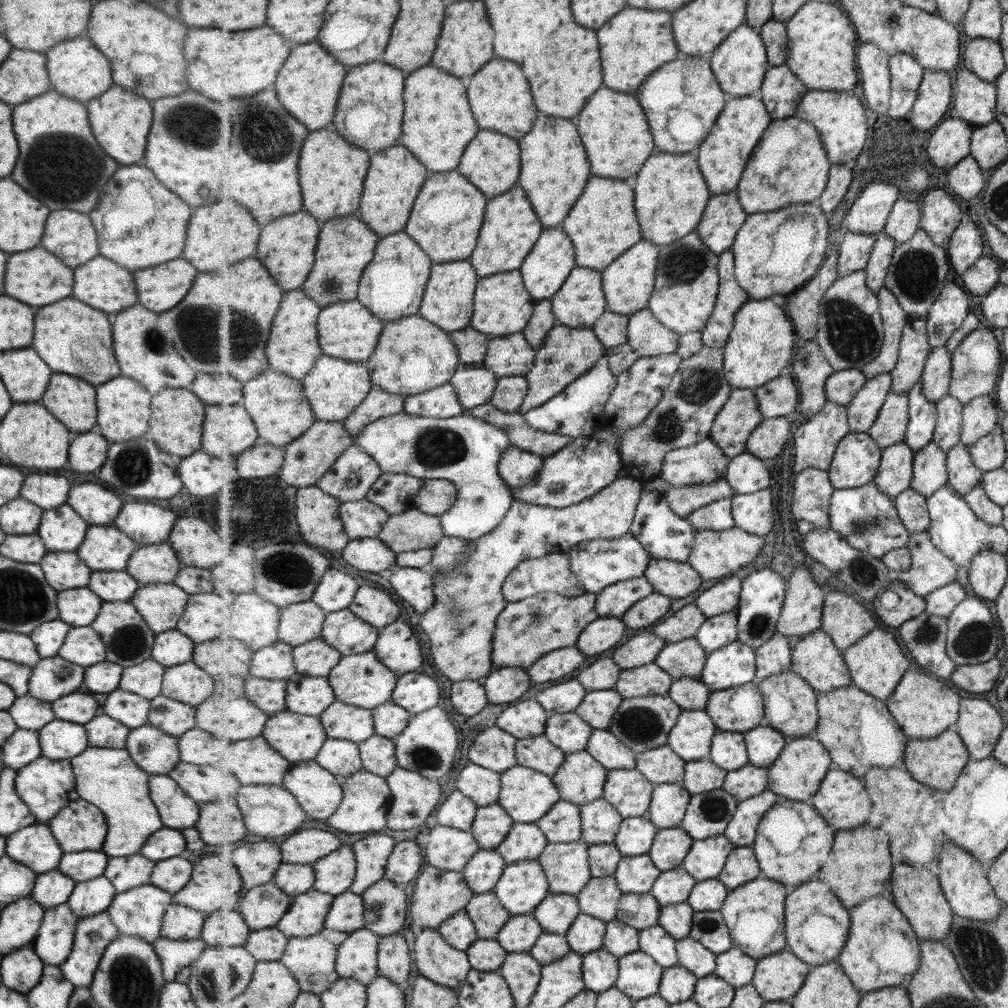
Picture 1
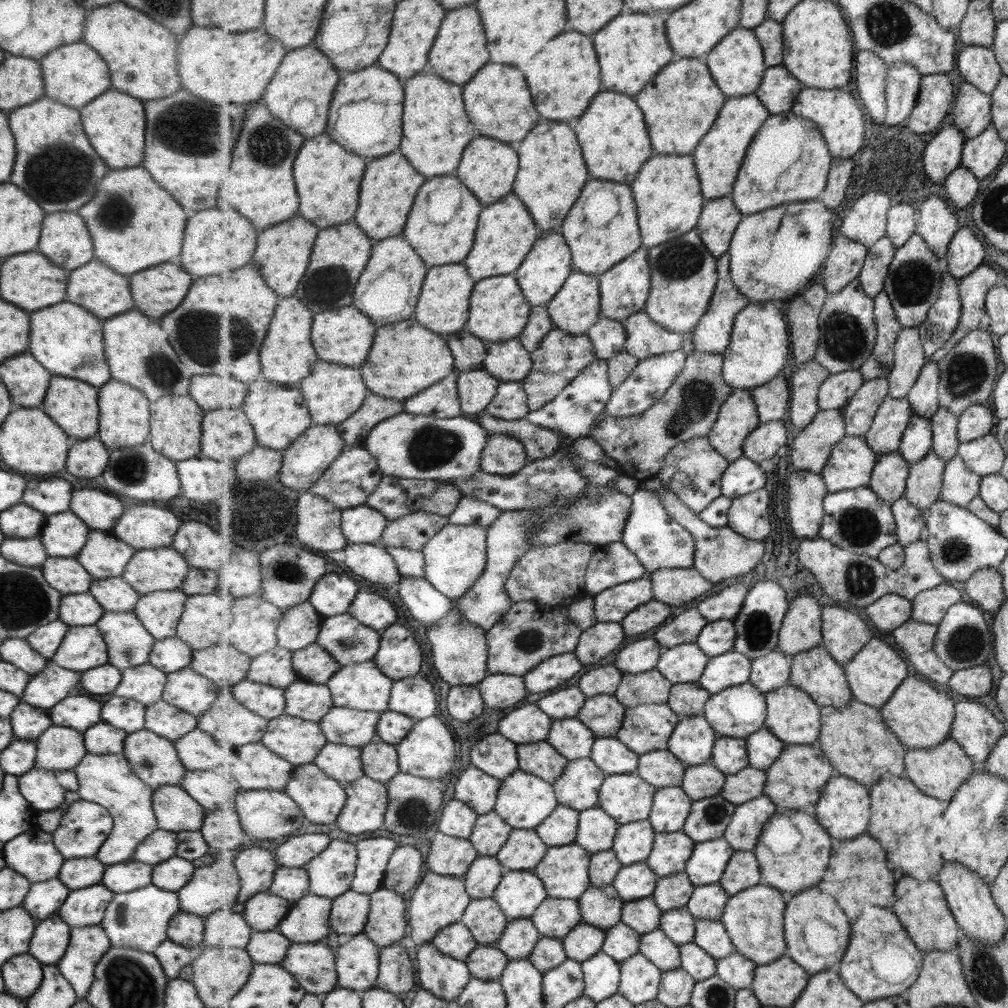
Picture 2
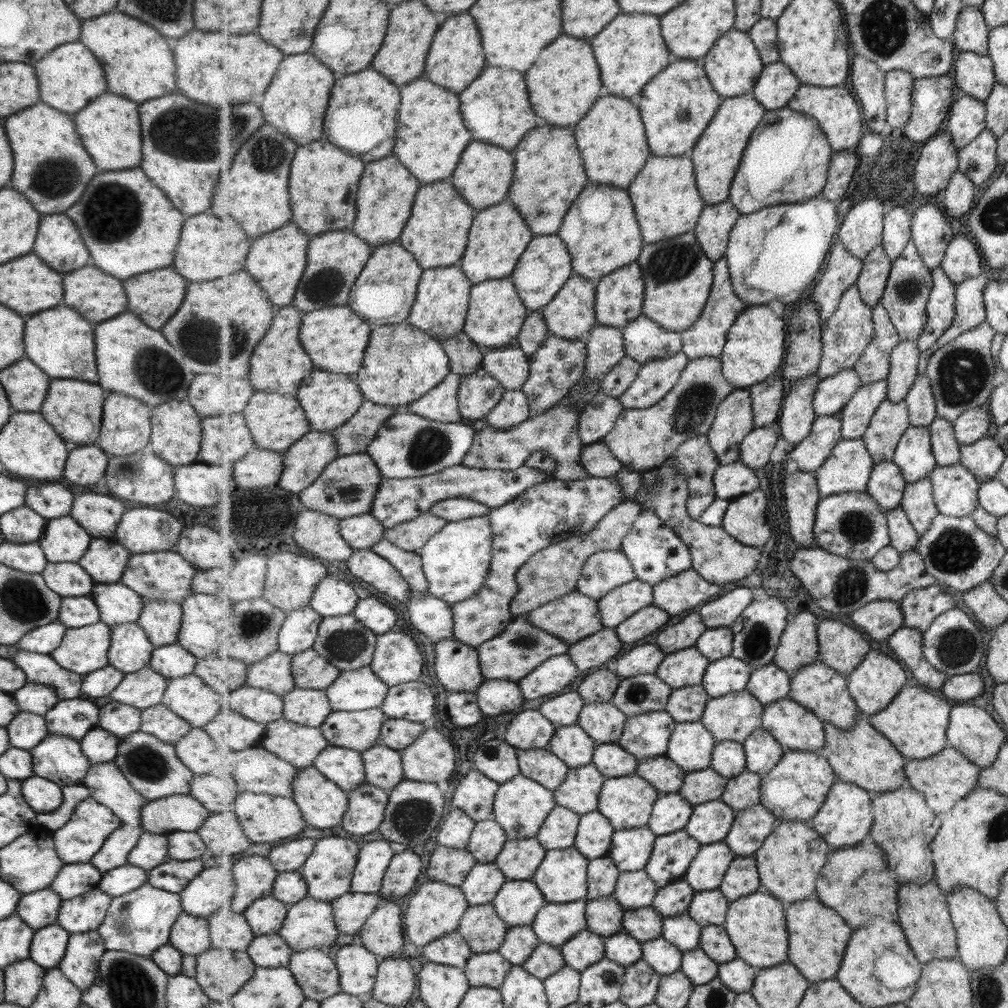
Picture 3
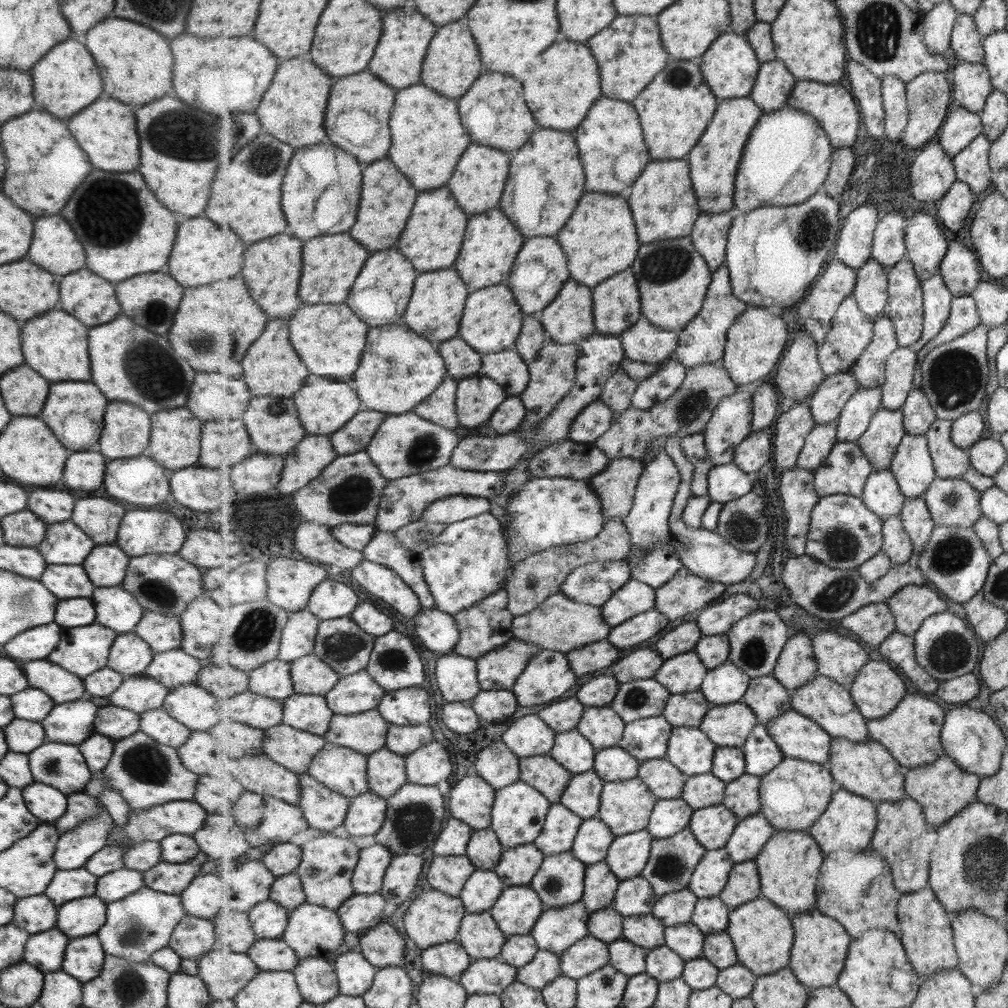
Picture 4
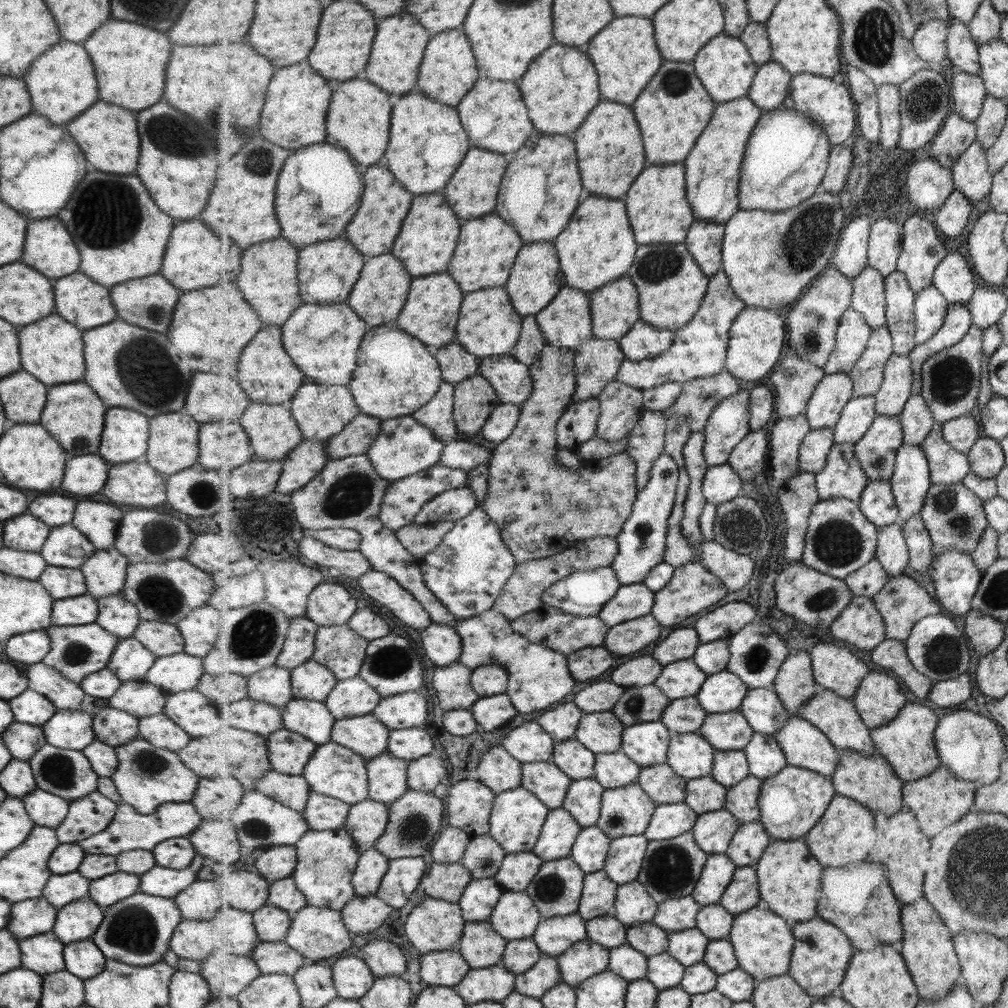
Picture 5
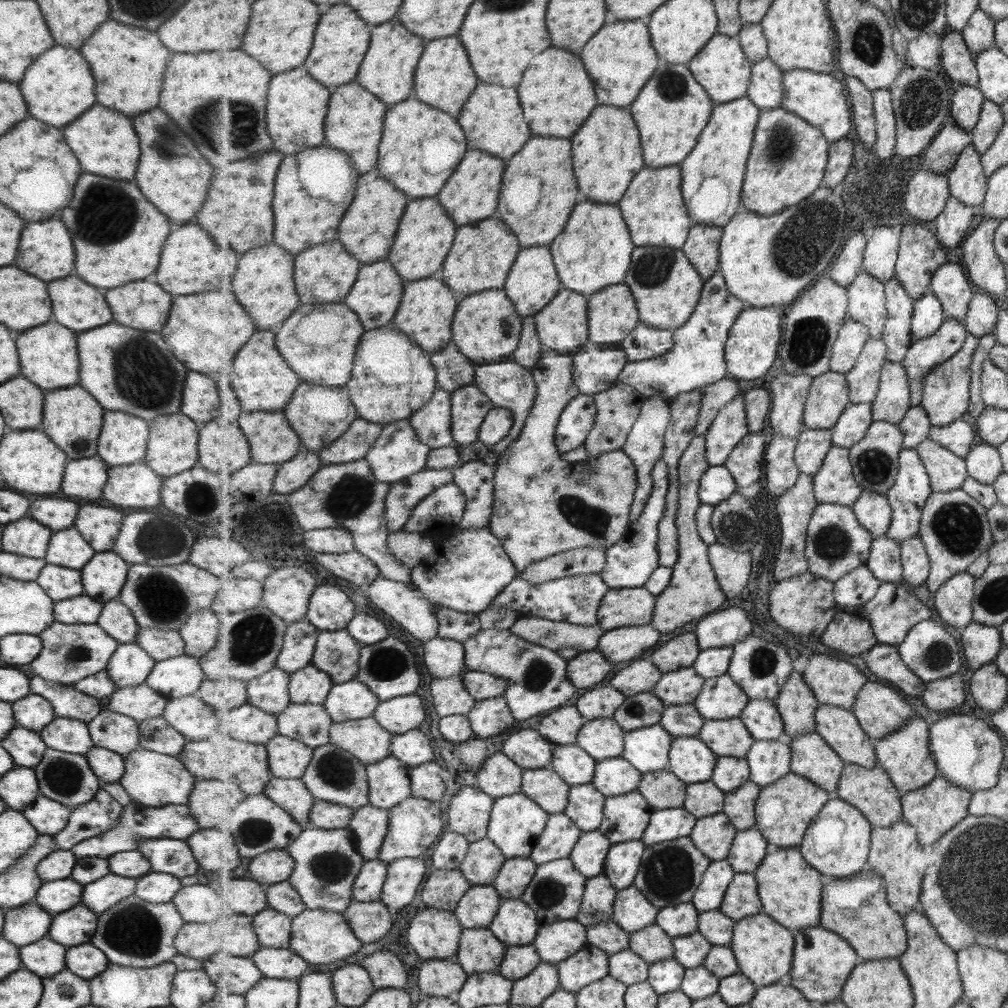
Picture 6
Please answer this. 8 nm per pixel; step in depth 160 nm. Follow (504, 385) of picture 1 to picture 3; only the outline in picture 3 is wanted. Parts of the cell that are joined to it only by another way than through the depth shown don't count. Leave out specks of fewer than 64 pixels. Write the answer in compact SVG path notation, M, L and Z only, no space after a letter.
M506 390L499 404L486 416L495 428L509 429L530 419L530 401L522 390Z

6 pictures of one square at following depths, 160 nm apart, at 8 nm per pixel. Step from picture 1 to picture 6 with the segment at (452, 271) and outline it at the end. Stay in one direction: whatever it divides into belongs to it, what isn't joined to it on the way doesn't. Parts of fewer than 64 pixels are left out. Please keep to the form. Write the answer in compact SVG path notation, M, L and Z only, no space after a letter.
M441 280L408 281L404 297L395 315L397 328L407 333L423 350L441 351L452 341L452 324L458 311L460 296Z

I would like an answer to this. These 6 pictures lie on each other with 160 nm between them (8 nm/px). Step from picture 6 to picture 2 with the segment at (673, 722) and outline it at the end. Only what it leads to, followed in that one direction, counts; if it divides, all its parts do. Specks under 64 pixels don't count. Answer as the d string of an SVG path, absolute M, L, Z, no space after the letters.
M680 683L671 688L668 704L681 717L703 715L712 695L698 683Z

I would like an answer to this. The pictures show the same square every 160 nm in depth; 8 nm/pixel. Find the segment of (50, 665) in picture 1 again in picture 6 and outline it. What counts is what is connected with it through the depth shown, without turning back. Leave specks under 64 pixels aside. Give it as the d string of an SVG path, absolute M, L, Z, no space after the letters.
M29 694L11 703L16 725L38 733L54 719L52 706L37 694Z

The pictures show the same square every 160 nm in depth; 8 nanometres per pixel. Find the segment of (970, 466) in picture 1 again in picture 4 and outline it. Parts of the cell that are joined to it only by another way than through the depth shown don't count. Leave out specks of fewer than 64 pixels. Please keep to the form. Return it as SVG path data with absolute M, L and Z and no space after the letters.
M935 478L923 496L936 526L973 527L982 518L982 492L967 480Z

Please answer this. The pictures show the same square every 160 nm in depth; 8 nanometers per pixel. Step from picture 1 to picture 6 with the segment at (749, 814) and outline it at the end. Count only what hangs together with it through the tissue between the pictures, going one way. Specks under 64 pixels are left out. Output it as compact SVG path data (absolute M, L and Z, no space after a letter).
M756 828L739 831L727 859L737 874L755 873L767 856L769 843L770 841Z

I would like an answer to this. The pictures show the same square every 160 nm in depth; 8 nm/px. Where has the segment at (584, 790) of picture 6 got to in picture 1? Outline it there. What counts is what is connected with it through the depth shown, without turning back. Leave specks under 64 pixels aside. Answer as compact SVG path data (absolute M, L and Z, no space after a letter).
M582 750L566 754L566 762L552 779L563 800L584 806L604 796L609 772L590 752Z

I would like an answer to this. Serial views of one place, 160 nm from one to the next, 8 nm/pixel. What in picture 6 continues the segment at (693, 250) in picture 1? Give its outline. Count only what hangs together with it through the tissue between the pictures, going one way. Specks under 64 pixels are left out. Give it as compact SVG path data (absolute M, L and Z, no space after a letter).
M637 248L633 253L631 272L625 280L634 292L640 319L645 325L674 331L681 328L694 314L705 281L690 257L677 248Z

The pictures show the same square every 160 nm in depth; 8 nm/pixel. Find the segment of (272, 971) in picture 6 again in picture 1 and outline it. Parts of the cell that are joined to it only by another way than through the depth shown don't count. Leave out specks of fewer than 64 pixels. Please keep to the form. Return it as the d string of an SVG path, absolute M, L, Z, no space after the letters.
M276 926L258 931L253 930L244 947L258 961L280 961L286 954L290 937Z

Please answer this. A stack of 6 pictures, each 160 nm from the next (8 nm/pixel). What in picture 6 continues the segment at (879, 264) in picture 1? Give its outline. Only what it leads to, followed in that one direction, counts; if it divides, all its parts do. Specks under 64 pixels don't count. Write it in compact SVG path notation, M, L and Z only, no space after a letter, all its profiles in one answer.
M864 271L846 287L850 296L848 316L870 329L870 338L883 338L888 319L886 283Z

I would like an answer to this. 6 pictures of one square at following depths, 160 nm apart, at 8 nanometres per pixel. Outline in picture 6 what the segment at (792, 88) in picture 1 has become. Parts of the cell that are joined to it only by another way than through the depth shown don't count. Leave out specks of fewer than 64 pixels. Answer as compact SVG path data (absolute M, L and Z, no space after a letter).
M769 56L754 63L747 97L759 106L759 109L782 107L786 92L784 72Z

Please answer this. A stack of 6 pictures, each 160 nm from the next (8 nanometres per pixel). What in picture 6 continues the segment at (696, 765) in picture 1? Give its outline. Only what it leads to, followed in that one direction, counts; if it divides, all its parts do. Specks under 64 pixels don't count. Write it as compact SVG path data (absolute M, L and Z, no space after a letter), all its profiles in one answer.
M713 781L690 784L684 807L698 819L724 812L725 793Z

